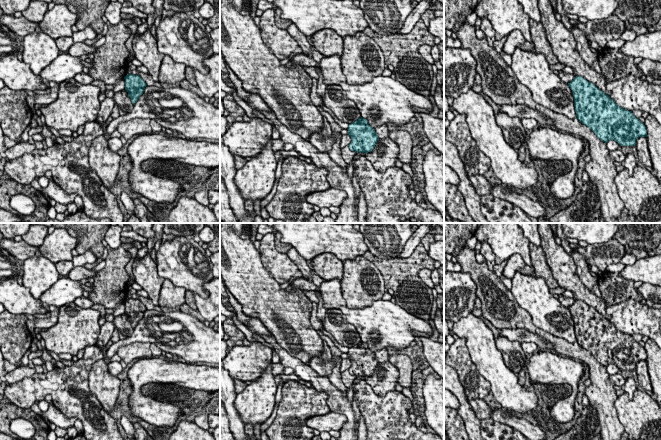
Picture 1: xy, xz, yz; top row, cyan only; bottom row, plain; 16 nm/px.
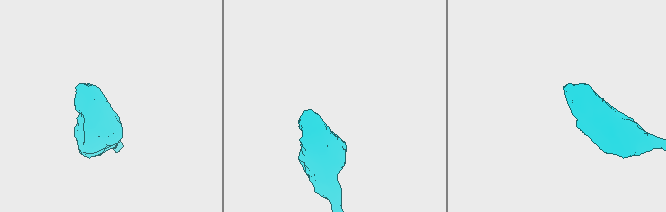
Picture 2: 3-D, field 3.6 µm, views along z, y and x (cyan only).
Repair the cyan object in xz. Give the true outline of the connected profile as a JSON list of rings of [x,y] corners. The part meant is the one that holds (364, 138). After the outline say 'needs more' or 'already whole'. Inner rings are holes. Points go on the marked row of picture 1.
[[[360,117],[348,126],[348,135],[352,141],[348,145],[351,151],[356,153],[372,152],[377,141],[379,140],[375,129],[368,124],[368,121]]]; already whole

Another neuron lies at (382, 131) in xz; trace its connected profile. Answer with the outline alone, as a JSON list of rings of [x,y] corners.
[[[381,125],[380,127],[374,128],[379,139],[385,139],[389,137],[389,130],[387,125]]]

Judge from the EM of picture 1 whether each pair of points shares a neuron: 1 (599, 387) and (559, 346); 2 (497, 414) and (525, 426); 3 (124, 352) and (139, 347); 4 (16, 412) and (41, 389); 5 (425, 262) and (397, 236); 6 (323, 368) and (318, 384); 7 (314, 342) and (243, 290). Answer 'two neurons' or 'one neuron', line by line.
1: one neuron
2: one neuron
3: one neuron
4: two neurons
5: two neurons
6: two neurons
7: one neuron

